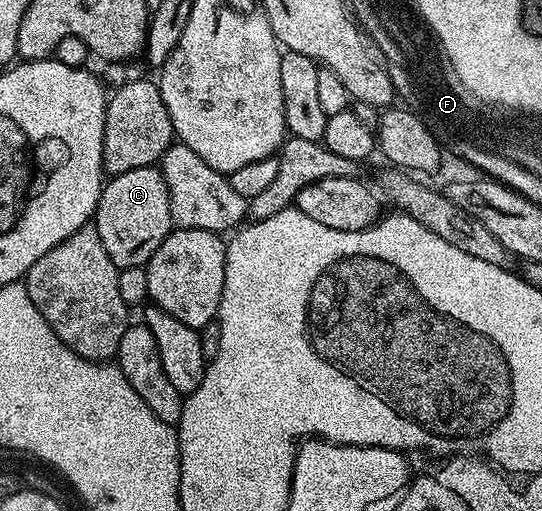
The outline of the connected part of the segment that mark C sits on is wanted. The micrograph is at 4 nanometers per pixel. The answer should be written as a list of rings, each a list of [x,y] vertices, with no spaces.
[[[153,165],[142,169],[130,169],[121,175],[111,176],[105,182],[100,200],[96,206],[94,226],[98,229],[98,237],[102,237],[102,245],[106,253],[110,253],[110,261],[118,268],[144,267],[150,257],[166,241],[166,237],[174,230],[170,213],[170,193],[166,189],[166,181],[162,177],[159,166]]]

